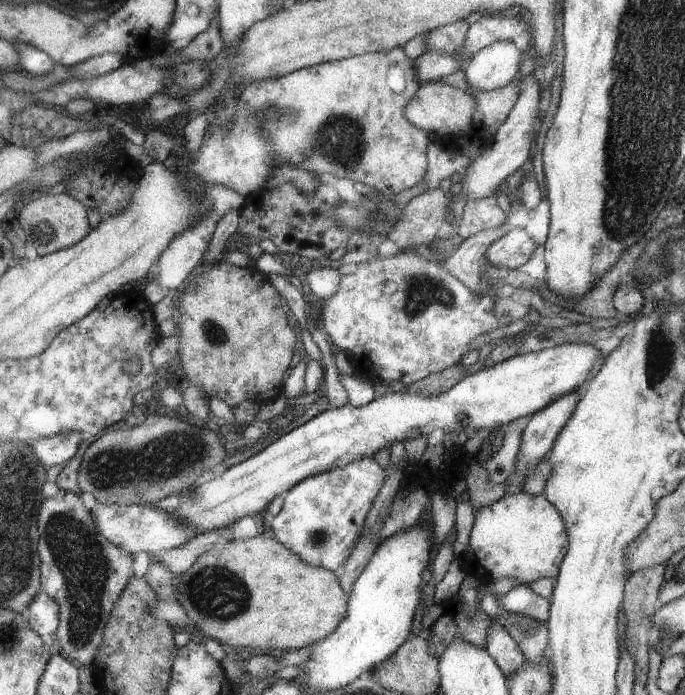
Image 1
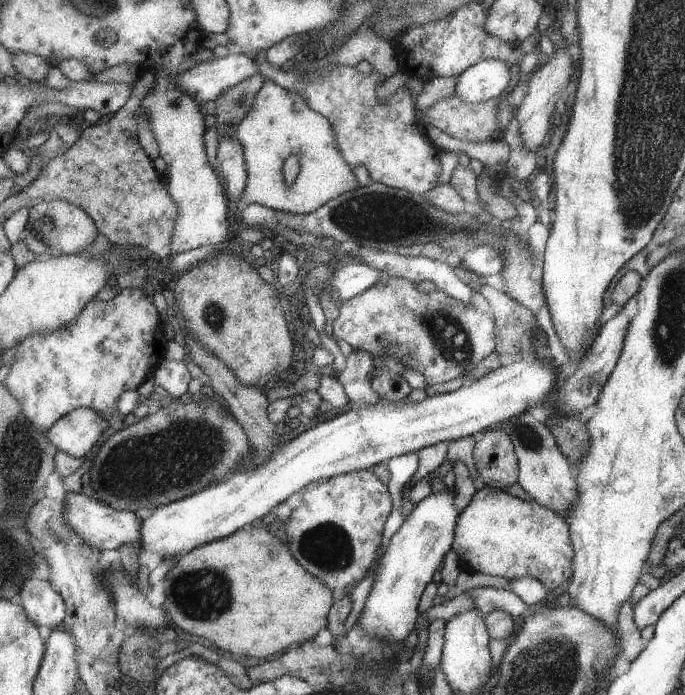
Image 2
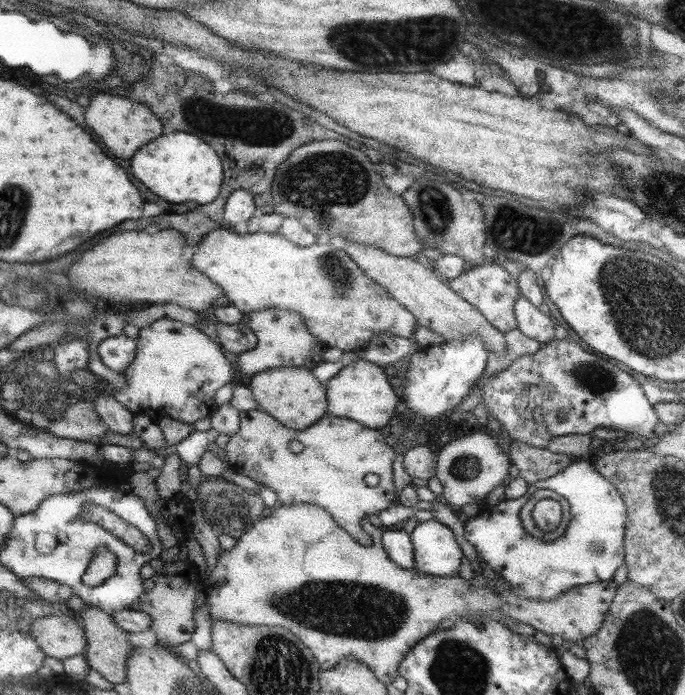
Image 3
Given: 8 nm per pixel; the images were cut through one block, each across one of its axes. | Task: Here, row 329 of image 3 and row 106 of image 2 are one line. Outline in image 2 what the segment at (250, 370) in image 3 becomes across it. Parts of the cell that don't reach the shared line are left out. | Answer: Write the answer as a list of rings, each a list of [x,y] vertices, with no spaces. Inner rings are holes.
[[[264,79],[261,88],[257,90],[253,104],[245,118],[234,125],[222,125],[217,127],[217,137],[231,136],[241,144],[243,150],[243,162],[245,162],[245,186],[241,193],[240,201],[243,204],[257,203],[267,208],[291,212],[291,214],[307,214],[314,212],[320,206],[326,204],[332,198],[348,190],[357,188],[352,167],[343,160],[339,154],[339,148],[335,144],[334,131],[327,119],[307,106],[305,100],[291,90],[285,90],[273,81]],[[289,156],[295,156],[299,164],[299,170],[293,184],[285,184],[283,178],[283,162]]]

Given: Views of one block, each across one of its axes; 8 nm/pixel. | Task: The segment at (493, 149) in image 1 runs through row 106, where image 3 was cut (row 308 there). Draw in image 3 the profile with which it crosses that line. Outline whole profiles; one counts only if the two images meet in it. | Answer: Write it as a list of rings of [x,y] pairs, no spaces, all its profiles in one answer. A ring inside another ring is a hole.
[[[521,293],[515,297],[515,300],[512,309],[517,330],[537,342],[546,343],[553,340],[551,320],[545,314],[541,314],[535,305],[531,306],[531,302]]]

